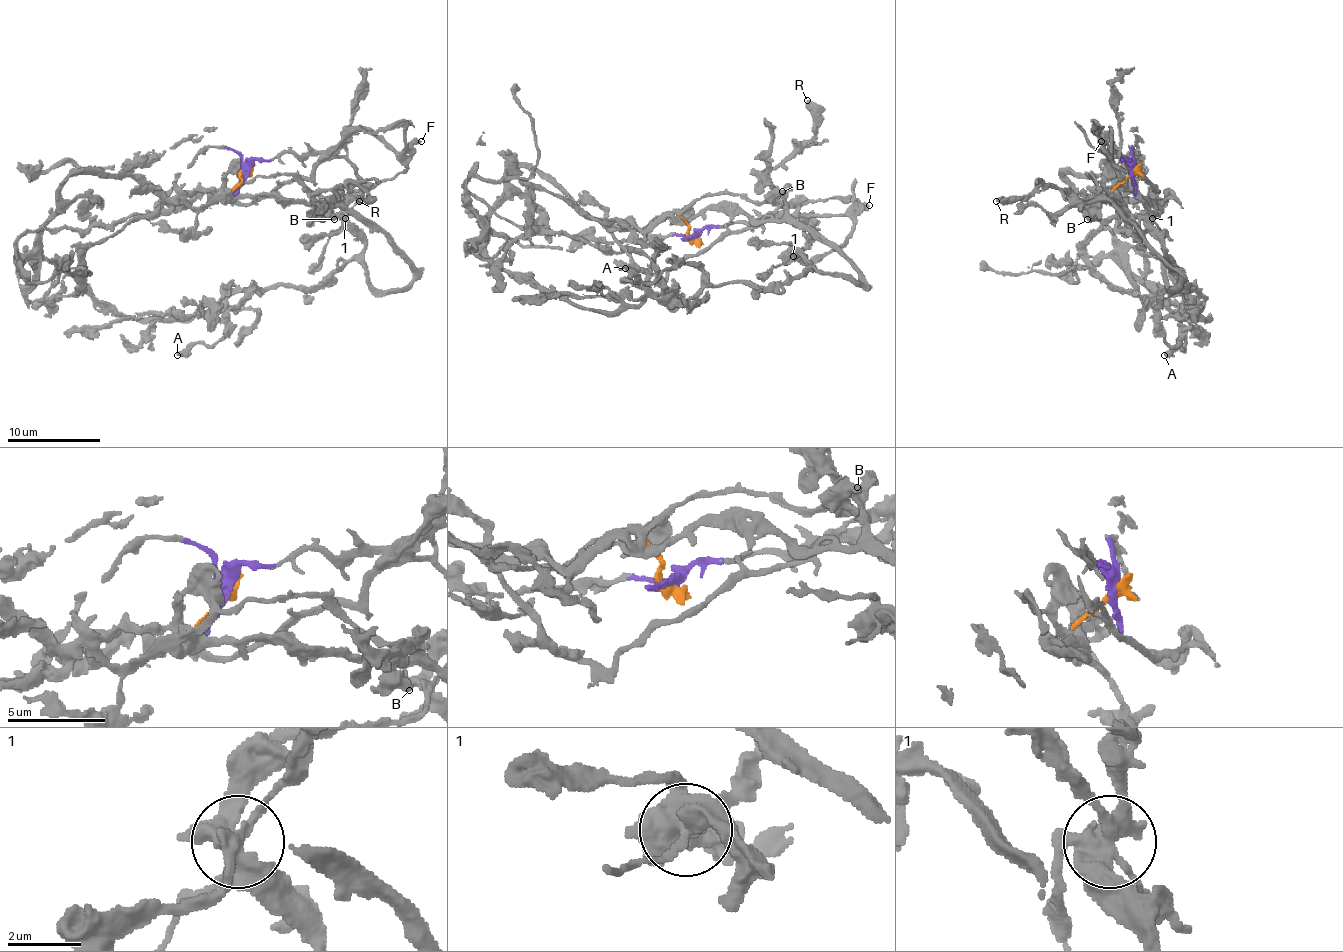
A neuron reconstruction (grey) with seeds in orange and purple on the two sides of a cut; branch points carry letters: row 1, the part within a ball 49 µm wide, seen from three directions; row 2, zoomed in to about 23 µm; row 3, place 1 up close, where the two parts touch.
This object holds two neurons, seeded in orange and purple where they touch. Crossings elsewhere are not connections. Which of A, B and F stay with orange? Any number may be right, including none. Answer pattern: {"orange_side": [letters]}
{"orange_side": ["B"]}

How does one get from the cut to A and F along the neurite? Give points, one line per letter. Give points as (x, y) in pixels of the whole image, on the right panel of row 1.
A: (1136, 171), (1112, 131), (1182, 283), (1161, 297), (1164, 355)
F: (1136, 171), (1112, 150), (1112, 131), (1112, 148), (1108, 152), (1101, 141)

